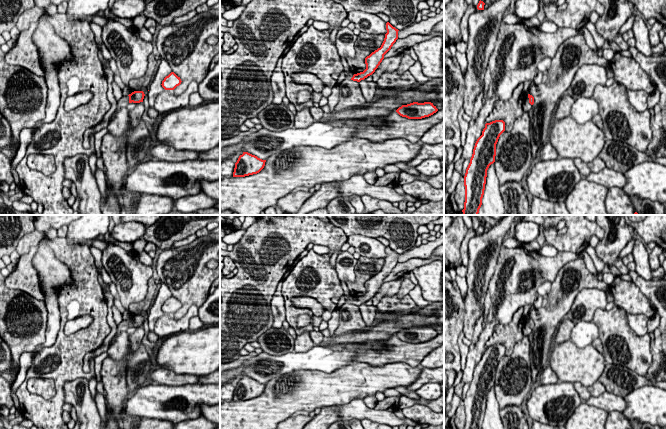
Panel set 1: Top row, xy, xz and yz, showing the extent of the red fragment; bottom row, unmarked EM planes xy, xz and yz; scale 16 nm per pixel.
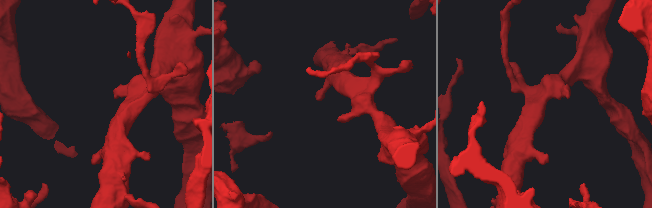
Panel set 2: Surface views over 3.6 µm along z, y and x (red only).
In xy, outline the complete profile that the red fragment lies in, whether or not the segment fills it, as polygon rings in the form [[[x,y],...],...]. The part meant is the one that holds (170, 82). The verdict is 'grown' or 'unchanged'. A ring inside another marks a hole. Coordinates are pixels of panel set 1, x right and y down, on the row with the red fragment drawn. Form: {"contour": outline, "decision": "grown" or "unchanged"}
{"contour": [[[171,72],[168,76],[162,81],[162,87],[165,90],[174,90],[177,86],[181,84],[181,79],[174,72]]], "decision": "unchanged"}

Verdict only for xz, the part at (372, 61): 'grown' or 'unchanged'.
grown

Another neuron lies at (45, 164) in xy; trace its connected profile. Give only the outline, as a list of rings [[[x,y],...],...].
[[[31,154],[28,156],[27,165],[30,169],[38,170],[45,176],[55,172],[55,162],[52,155]]]

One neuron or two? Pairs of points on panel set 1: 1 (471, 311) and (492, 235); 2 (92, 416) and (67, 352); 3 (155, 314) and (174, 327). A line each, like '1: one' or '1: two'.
1: one
2: two
3: two

